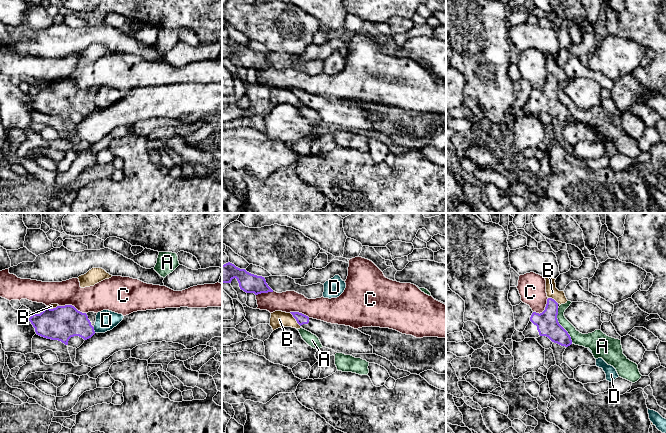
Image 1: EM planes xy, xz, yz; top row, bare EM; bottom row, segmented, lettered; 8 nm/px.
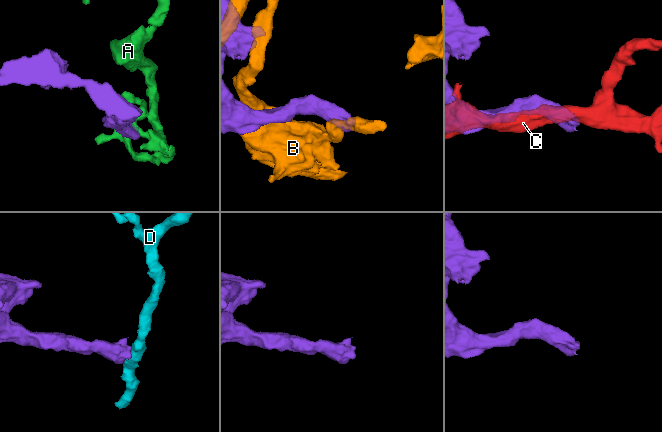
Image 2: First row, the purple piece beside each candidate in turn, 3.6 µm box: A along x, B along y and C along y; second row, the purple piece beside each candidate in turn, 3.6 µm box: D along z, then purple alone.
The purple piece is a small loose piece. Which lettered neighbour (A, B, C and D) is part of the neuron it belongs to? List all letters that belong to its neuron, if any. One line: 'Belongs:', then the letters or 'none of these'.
Belongs: none of these

